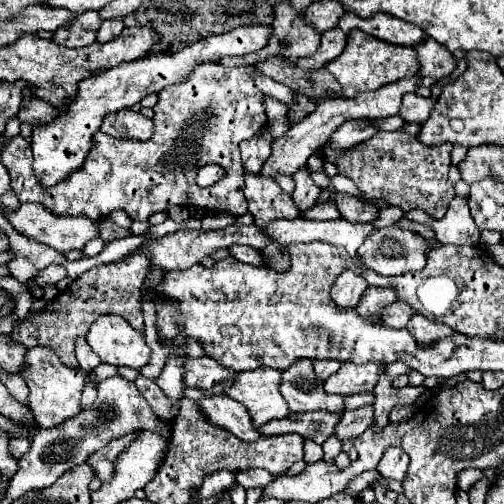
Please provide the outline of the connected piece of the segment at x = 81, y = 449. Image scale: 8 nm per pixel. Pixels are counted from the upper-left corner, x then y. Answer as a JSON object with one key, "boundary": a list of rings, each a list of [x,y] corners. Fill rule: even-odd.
{"boundary":[[[121,375],[109,377],[97,385],[97,401],[91,409],[83,409],[79,415],[69,419],[69,423],[61,423],[61,427],[53,427],[53,431],[39,429],[33,435],[31,449],[19,459],[19,471],[9,481],[9,487],[3,497],[9,501],[15,501],[25,491],[49,487],[65,471],[85,463],[91,453],[99,451],[113,439],[119,439],[121,435],[127,435],[127,433],[135,433],[137,429],[143,429],[143,427],[151,431],[161,431],[161,433],[165,431],[165,425],[151,411],[149,403],[139,393],[133,381],[127,381]]]}

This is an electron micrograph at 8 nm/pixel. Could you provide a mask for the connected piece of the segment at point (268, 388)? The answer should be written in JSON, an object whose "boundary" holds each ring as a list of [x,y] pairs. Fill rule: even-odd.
{"boundary":[[[245,371],[239,373],[233,385],[225,391],[235,401],[243,403],[257,427],[273,419],[285,419],[289,405],[279,393],[281,371]]]}

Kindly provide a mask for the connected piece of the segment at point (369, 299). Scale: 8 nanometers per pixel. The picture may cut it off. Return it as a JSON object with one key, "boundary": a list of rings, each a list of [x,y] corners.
{"boundary":[[[367,287],[365,293],[361,295],[359,305],[355,307],[359,311],[359,315],[365,321],[379,321],[381,313],[385,307],[389,307],[389,303],[395,301],[395,291],[393,289],[383,289],[383,287]]]}

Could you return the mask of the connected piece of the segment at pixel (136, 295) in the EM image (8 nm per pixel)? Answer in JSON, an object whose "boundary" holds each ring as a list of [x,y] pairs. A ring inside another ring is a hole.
{"boundary":[[[131,253],[121,261],[93,267],[79,275],[63,293],[59,293],[53,301],[45,303],[43,309],[33,311],[27,319],[19,321],[9,337],[19,343],[43,345],[49,347],[61,363],[67,367],[79,367],[75,357],[75,341],[89,333],[91,323],[105,313],[117,313],[125,317],[135,329],[143,331],[143,311],[141,311],[141,285],[145,283],[145,275],[149,271],[149,259],[143,253]]]}

